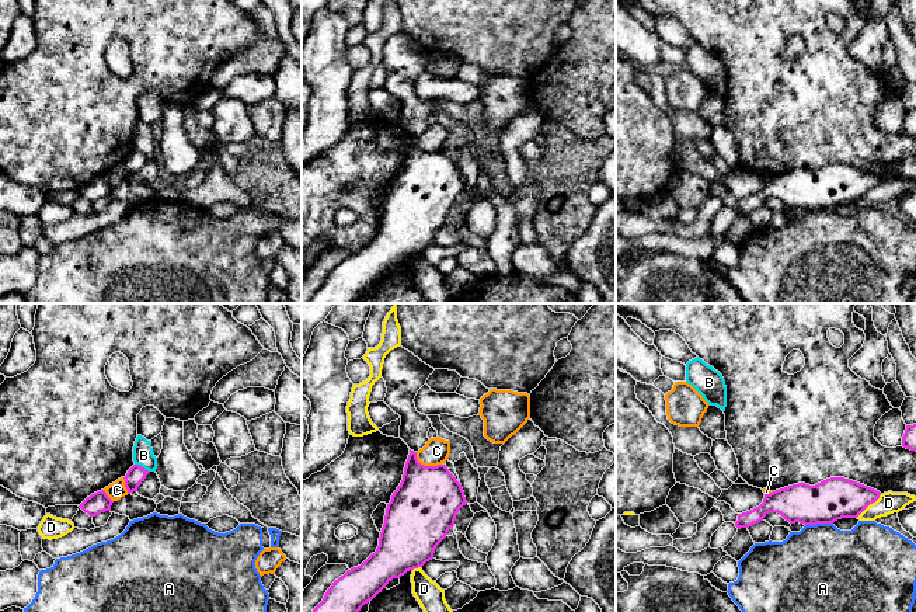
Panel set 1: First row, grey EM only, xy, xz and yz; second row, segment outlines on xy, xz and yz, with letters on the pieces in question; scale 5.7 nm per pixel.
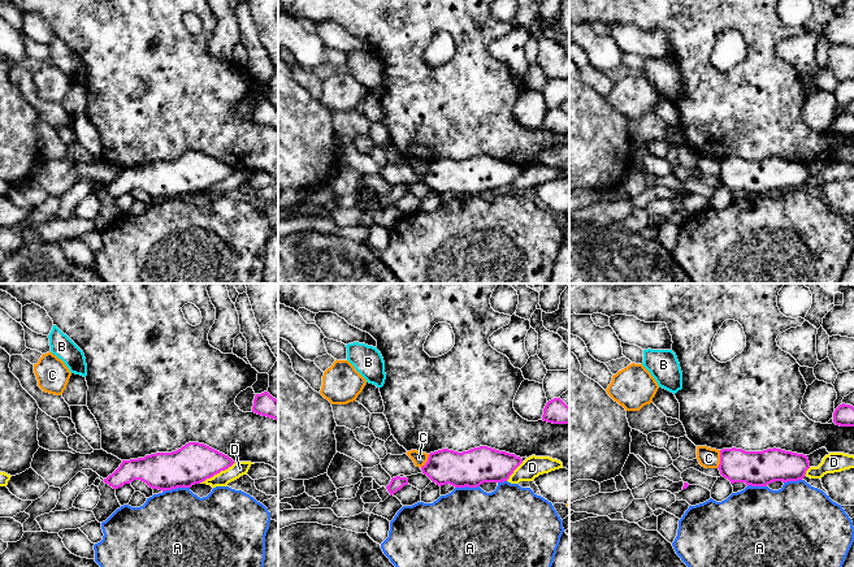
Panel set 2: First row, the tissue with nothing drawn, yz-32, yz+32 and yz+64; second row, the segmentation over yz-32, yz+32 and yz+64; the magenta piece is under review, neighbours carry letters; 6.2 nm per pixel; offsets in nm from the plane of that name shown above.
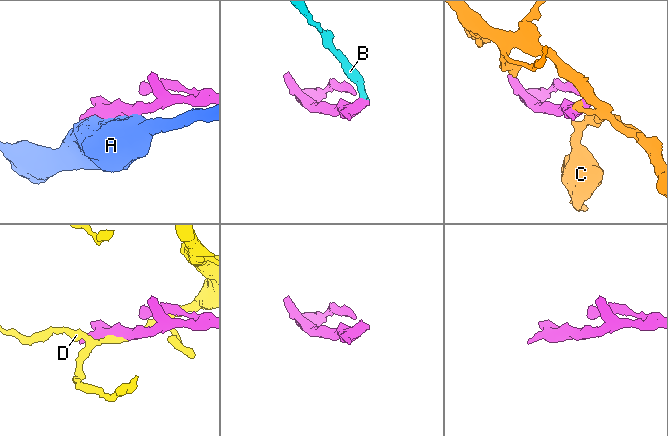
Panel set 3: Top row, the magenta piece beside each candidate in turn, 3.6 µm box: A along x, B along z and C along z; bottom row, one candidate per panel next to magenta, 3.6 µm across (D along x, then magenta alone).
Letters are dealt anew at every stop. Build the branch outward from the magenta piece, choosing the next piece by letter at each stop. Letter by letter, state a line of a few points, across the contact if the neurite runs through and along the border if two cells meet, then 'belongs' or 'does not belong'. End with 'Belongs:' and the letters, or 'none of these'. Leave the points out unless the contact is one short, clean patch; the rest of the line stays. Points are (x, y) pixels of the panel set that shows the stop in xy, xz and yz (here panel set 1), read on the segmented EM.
A: does not belong
B: xy (135, 463), (149, 470) | does not belong
C: xz (415, 452), (415, 458), (421, 463), (441, 465) | does not belong
D: does not belong
Belongs: none of these

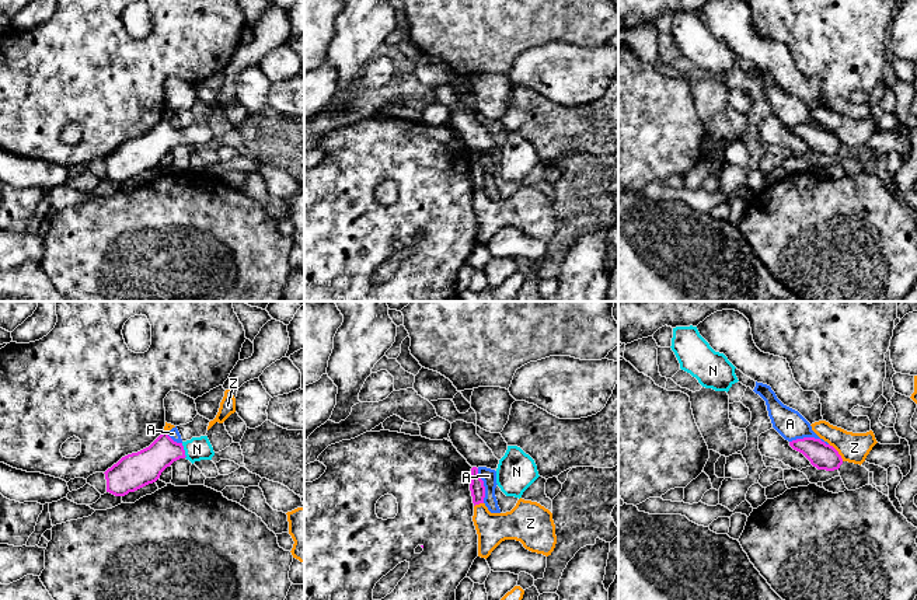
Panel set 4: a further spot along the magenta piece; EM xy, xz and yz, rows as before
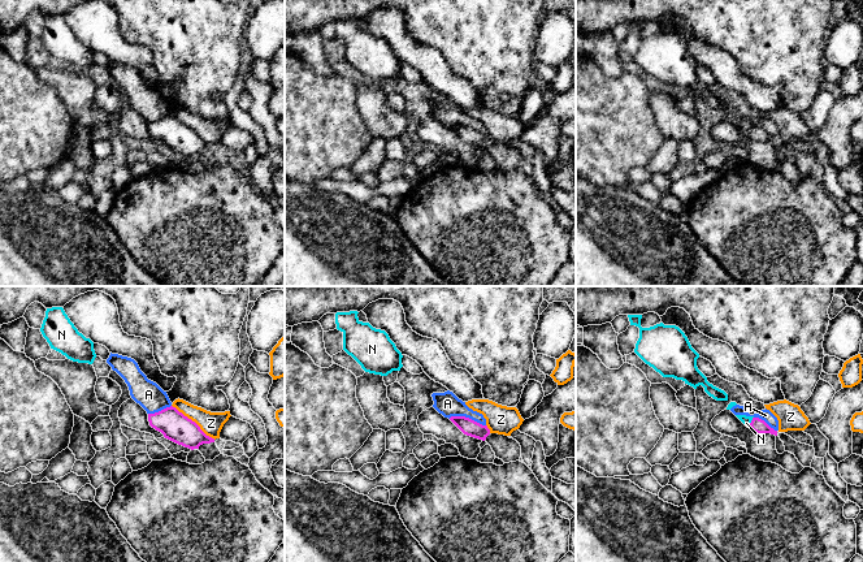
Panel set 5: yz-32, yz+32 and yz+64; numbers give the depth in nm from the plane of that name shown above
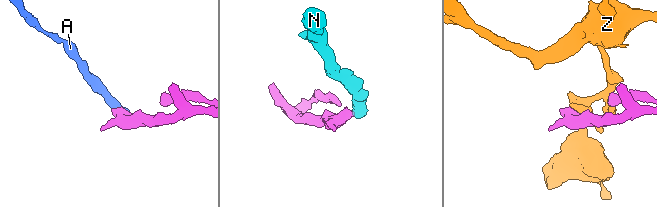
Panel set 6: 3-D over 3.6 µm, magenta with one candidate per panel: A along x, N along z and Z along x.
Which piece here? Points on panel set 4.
A: yz (790, 440), (819, 438), (827, 445) | does not belong
N: xy (145, 467), (164, 450), (184, 450), (197, 449) | belongs
Z: does not belong
Belongs: N

